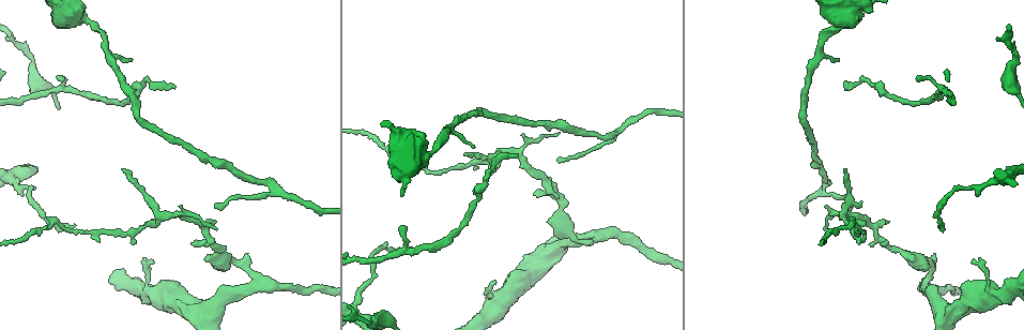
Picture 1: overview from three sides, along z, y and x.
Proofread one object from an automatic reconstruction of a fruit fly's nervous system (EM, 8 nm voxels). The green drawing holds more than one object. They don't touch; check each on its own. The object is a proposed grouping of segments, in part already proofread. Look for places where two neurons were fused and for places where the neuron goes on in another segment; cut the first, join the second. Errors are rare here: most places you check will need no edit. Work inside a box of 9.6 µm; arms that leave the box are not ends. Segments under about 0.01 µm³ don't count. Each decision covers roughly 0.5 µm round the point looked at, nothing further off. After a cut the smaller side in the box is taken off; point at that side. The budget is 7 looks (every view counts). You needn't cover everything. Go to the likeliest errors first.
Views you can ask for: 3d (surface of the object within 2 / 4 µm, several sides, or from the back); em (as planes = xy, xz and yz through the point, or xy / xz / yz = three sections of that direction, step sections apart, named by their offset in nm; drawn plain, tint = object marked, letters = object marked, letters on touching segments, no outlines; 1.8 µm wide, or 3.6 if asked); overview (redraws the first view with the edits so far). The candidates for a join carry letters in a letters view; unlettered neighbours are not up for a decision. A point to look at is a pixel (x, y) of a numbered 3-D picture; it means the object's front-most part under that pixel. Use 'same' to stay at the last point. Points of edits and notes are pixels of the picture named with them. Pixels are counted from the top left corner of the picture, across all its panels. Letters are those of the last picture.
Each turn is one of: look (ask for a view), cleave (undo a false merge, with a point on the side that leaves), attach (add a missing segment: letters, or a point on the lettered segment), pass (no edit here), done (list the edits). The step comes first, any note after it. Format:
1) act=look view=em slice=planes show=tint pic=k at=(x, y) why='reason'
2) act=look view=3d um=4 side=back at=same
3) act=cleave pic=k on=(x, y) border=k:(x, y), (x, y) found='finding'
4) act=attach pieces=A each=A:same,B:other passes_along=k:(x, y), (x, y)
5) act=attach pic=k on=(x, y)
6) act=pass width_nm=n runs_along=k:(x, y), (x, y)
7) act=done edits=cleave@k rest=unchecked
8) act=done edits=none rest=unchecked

act=look view=em slice=yz step=8 show=tint pic=1 at=(74, 225) why='thin end'

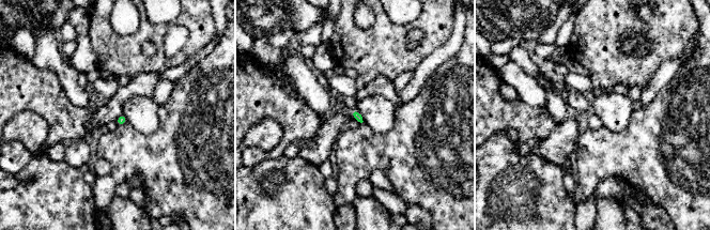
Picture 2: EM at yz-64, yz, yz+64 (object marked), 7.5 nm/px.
act=look view=em slice=xy step=16 show=letters at=same

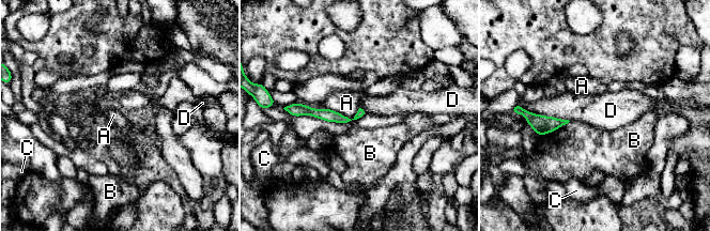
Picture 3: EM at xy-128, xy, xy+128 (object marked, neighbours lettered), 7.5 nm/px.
act=pass width_nm=70 each=A:other,B:other,C:other,D:other border=3:(326, 107), (351, 119), (359, 108) found='none of them fits'

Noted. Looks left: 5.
act=look view=3d um=2 side=back pic=1 at=(821, 191) why='abrupt turn'

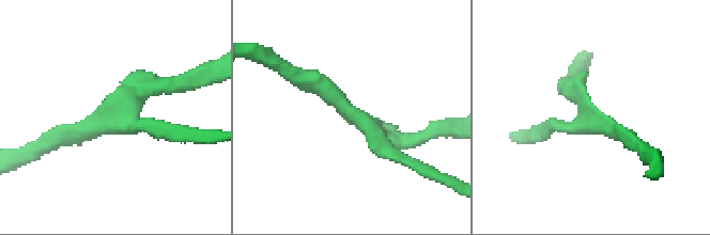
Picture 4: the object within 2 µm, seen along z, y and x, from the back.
act=look view=em um=3.6 slice=planes show=letters pic=4 at=(582, 114)

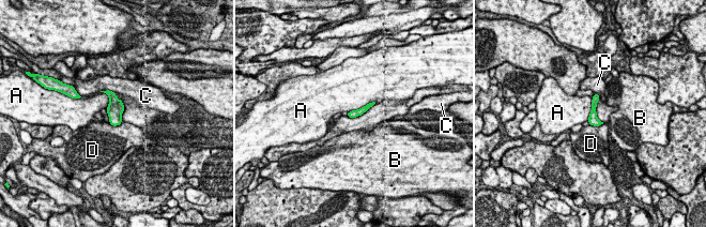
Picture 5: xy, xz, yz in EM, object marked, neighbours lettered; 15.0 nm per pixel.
act=pass width_nm=120 each=A:other,B:other,C:other,D:other found='one neuron here'

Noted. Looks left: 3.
act=look view=3d um=4 pic=1 at=(60, 80) why='tapers out'

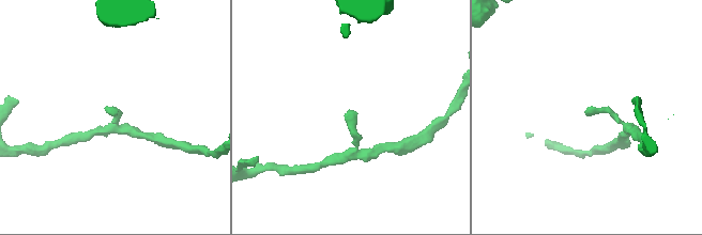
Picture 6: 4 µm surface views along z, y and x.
act=look view=em slice=planes show=letters pic=6 at=(347, 113)

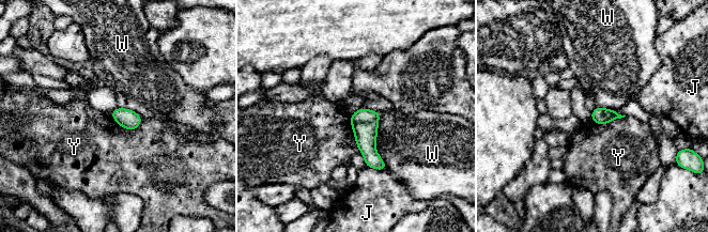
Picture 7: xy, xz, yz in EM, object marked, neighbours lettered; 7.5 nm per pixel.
act=pass longest_contact=W:440nm each=J:other,W:other,Y:other found='none of them fits'

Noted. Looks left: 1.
act=done edits=none rest=unchecked

